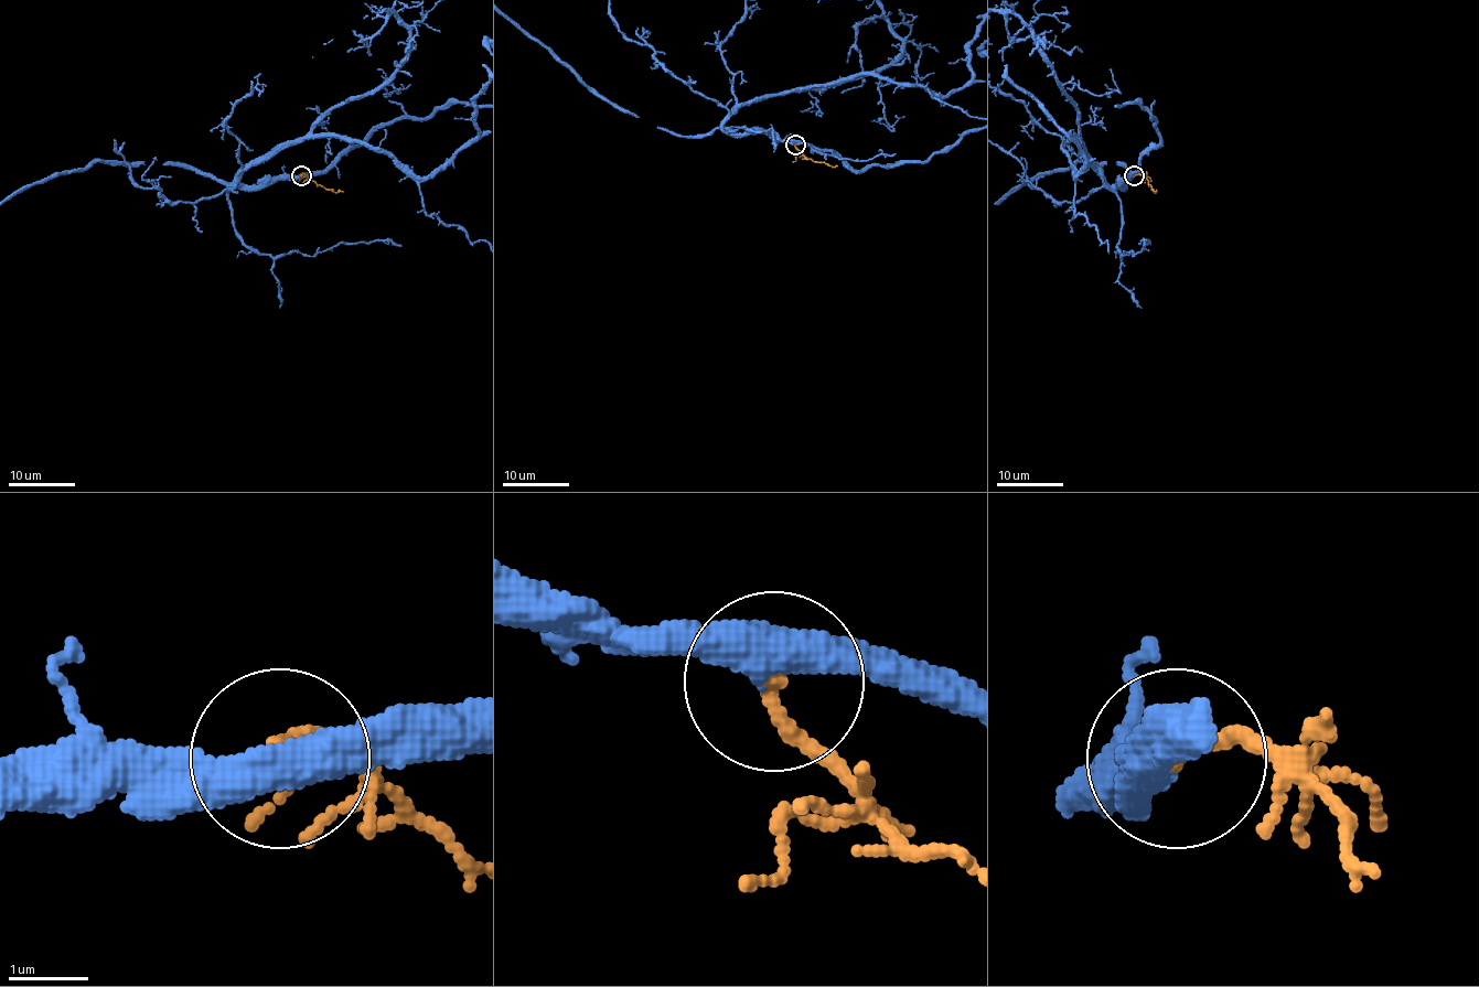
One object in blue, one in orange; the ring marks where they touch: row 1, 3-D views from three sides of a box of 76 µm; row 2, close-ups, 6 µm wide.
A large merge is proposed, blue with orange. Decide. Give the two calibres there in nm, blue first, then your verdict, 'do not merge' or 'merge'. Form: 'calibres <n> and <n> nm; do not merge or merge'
calibres 440 and 200 nm; merge

